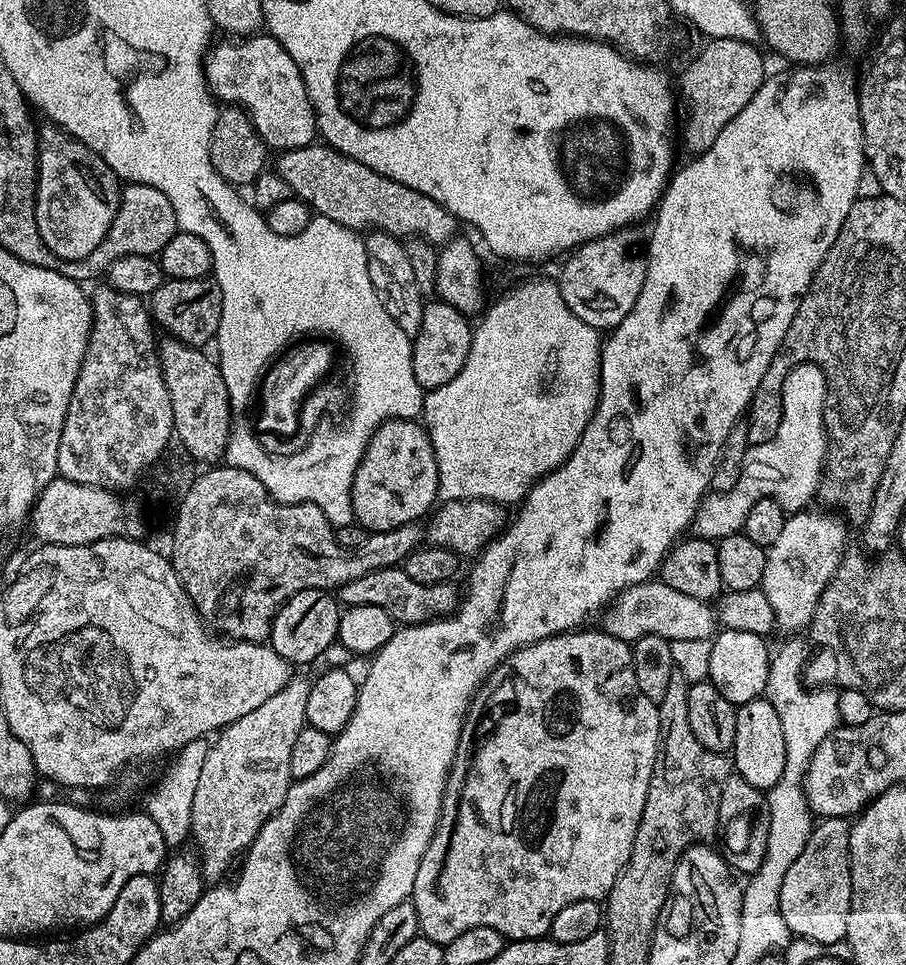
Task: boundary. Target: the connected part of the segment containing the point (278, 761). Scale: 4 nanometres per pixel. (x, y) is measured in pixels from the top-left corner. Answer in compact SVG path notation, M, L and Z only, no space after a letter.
M307 679L289 680L282 690L278 690L278 694L274 694L274 698L266 698L266 702L250 710L250 714L242 714L242 718L219 729L215 737L217 740L209 743L206 762L203 763L198 788L194 793L190 835L193 841L196 839L194 848L200 861L200 875L205 881L219 881L223 877L220 875L231 866L232 859L236 855L237 859L256 841L264 823L282 806L288 787L294 783L290 774L290 753L294 750L298 734L306 727L308 685Z

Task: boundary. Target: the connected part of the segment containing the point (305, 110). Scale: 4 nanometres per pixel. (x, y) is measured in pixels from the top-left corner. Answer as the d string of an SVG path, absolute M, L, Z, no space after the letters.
M253 34L247 38L228 38L225 41L225 44L220 44L217 48L216 45L209 47L204 57L204 76L208 80L208 91L213 97L225 105L243 108L252 119L256 135L264 139L269 149L287 150L313 143L318 136L316 112L294 58L290 58L290 54L270 34Z

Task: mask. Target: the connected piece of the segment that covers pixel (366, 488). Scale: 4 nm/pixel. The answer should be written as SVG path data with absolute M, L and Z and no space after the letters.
M419 419L385 420L368 439L364 456L352 483L352 515L355 523L367 528L369 533L394 530L398 526L417 523L433 511L438 500L438 462L434 458L434 446L428 437L427 427Z

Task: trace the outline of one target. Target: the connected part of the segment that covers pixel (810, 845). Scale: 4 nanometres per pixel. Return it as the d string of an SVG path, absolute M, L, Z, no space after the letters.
M842 816L823 817L808 835L806 846L794 862L790 862L790 870L786 870L786 878L782 878L780 891L780 913L789 933L793 937L801 936L804 940L813 940L816 944L836 944L846 937L846 918L850 914L850 898L852 897L852 869L848 862L848 834L850 824Z

